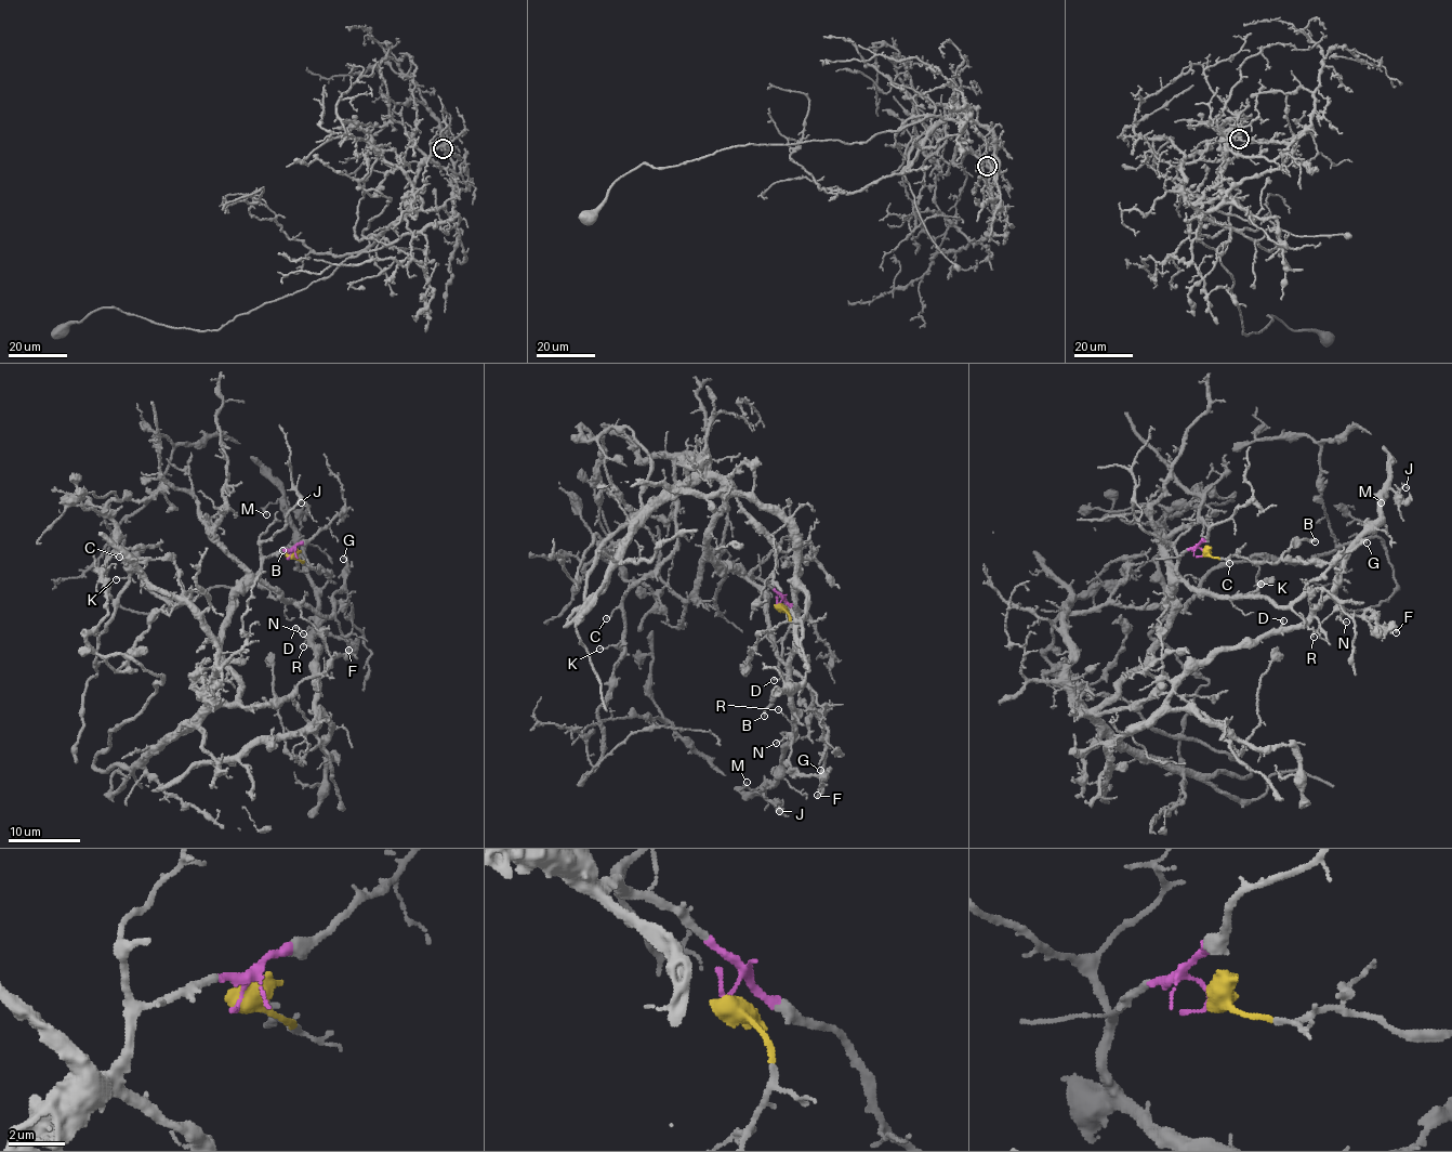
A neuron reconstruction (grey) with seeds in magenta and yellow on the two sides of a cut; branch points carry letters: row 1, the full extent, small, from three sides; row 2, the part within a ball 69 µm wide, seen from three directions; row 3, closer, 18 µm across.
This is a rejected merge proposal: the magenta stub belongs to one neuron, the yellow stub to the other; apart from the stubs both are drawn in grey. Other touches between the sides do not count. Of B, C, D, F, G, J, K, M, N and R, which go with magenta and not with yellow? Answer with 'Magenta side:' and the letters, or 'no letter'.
Magenta side: C, G, K

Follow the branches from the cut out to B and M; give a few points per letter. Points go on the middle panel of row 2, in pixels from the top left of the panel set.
B: (778, 604), (790, 622), (779, 665), (790, 684), (770, 704), (765, 716)
M: (778, 604), (790, 622), (779, 670), (797, 688), (809, 732), (788, 745), (774, 782), (760, 790), (746, 783)

